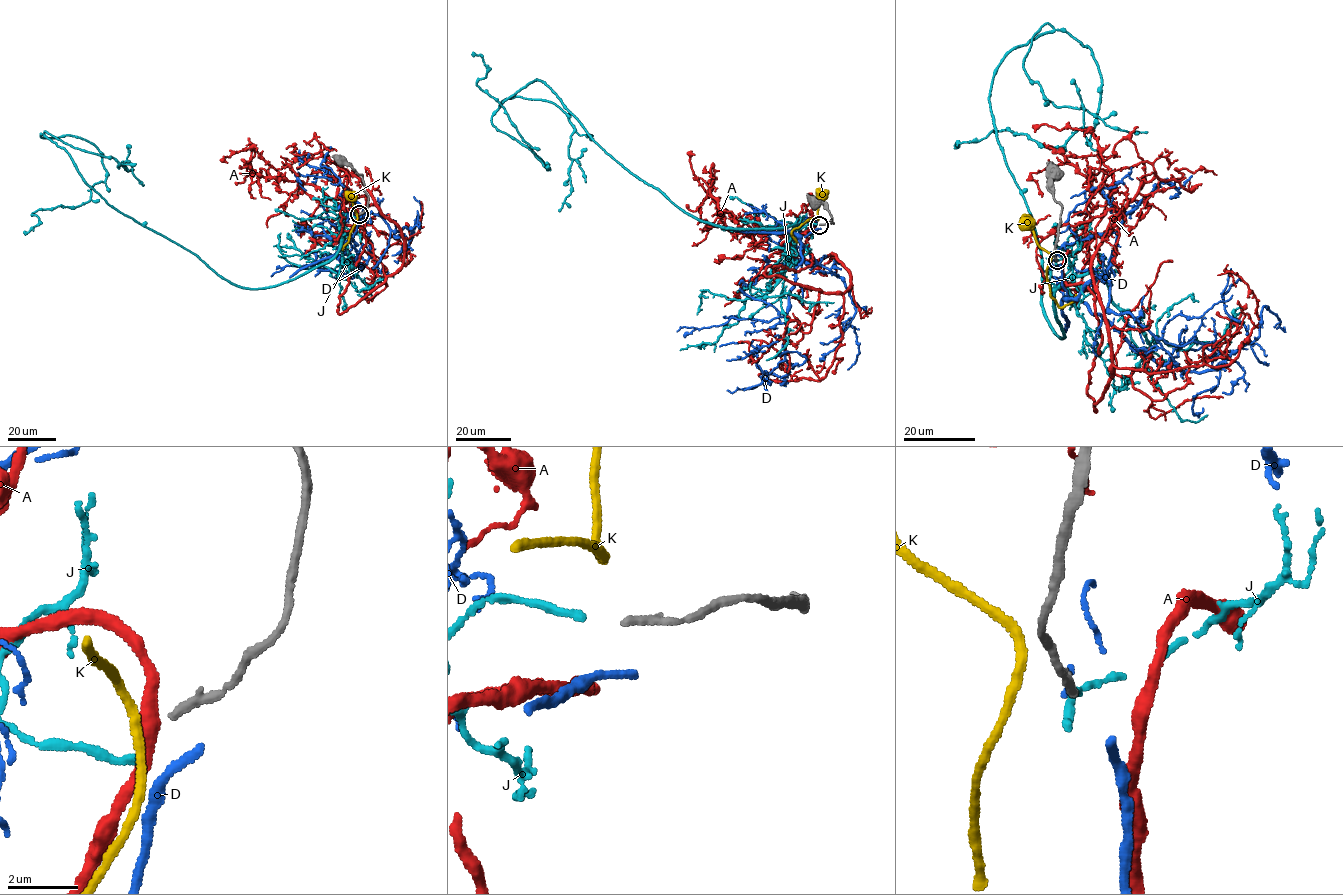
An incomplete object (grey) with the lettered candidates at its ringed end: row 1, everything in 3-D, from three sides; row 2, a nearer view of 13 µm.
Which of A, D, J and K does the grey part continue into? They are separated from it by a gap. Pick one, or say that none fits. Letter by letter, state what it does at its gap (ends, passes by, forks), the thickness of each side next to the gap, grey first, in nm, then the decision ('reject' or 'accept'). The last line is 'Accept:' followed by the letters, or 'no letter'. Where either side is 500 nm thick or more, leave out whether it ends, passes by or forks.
A: it passes by | 240/380 nm | reject
D: it ends | 240/260 nm | reject
J: it ends | 240/200 nm | reject
K: it passes by | 240/240 nm | reject
Accept: no letter

